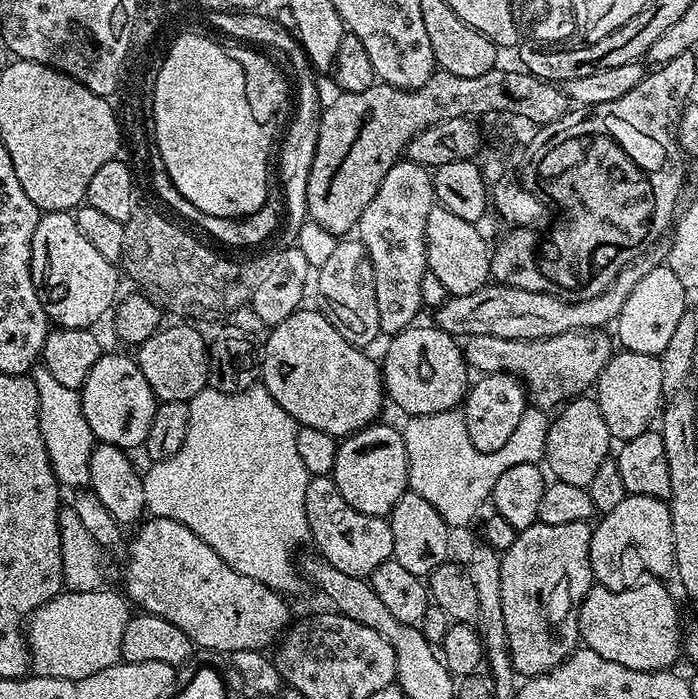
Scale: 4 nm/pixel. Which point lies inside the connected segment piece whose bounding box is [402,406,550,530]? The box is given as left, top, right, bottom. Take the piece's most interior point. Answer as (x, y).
(444, 467)

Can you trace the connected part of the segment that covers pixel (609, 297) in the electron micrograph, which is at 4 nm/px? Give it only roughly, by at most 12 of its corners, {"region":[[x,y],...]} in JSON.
{"region":[[657,242],[601,296],[561,300],[489,282],[449,296],[434,324],[457,338],[540,340],[604,330],[665,263]]}

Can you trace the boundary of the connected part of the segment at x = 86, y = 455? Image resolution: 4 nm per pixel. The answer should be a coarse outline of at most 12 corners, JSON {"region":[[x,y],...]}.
{"region":[[42,366],[40,429],[56,479],[87,489],[98,441],[79,391]]}

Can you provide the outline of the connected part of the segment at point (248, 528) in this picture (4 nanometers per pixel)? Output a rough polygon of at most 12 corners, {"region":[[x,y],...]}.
{"region":[[205,386],[145,509],[238,574],[298,591],[295,418]]}

